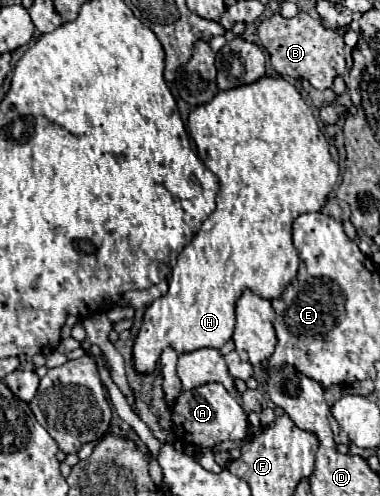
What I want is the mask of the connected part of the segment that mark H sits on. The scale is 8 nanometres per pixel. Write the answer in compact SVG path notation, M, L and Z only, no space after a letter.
M263 77L263 79L259 79L259 81L255 81L251 85L235 87L235 89L229 89L229 91L219 91L209 103L203 103L195 111L191 111L191 115L189 115L189 135L191 135L191 139L193 139L193 143L197 147L197 155L201 157L201 161L219 179L217 207L205 219L205 223L201 225L201 229L197 231L193 241L181 251L181 255L177 259L177 265L173 267L173 273L171 273L171 283L169 283L167 295L163 295L157 301L153 301L151 307L147 307L147 311L143 315L143 325L141 325L141 329L139 329L137 337L135 337L135 343L133 343L133 369L137 373L141 373L141 375L149 375L149 373L157 371L157 361L159 361L159 357L161 357L165 347L173 347L179 355L195 351L195 349L203 349L203 347L215 347L215 349L223 347L233 337L233 329L235 329L235 303L237 303L237 299L241 297L241 293L245 289L251 289L253 293L257 293L259 297L265 297L269 301L279 297L285 291L285 287L293 281L293 277L297 275L297 267L299 267L299 255L297 255L297 249L293 247L293 241L291 241L291 223L293 223L295 217L299 217L303 213L321 211L321 207L327 201L327 195L333 191L333 187L337 183L337 177L339 177L339 155L337 155L337 149L321 133L321 129L319 129L311 109L305 105L305 101L299 95L299 91L291 83L287 83L283 77Z

